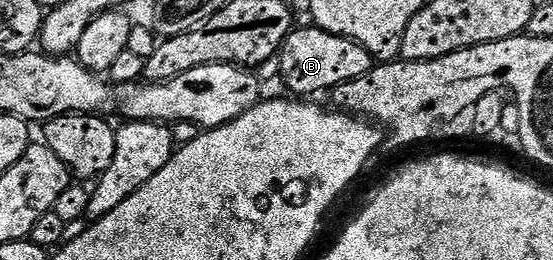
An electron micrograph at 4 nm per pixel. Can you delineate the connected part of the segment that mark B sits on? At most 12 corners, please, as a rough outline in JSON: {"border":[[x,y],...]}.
{"border":[[297,27],[278,53],[289,93],[308,98],[362,78],[357,40]]}

